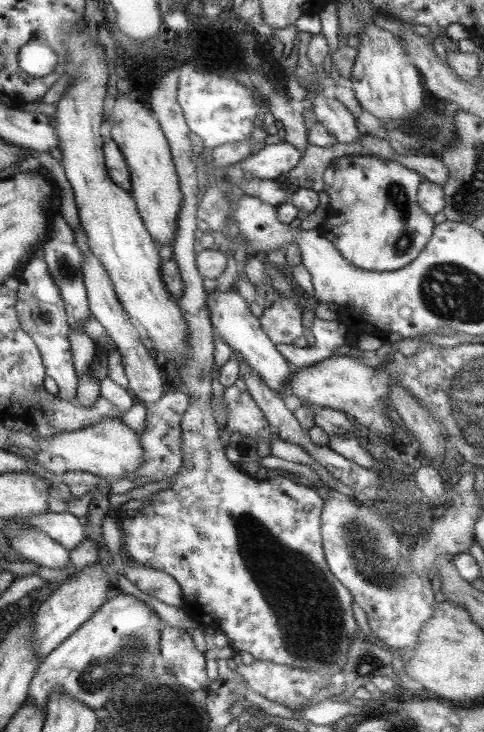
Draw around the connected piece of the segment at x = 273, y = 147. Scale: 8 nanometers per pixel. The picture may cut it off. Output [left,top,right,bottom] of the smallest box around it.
[235,139,301,180]

